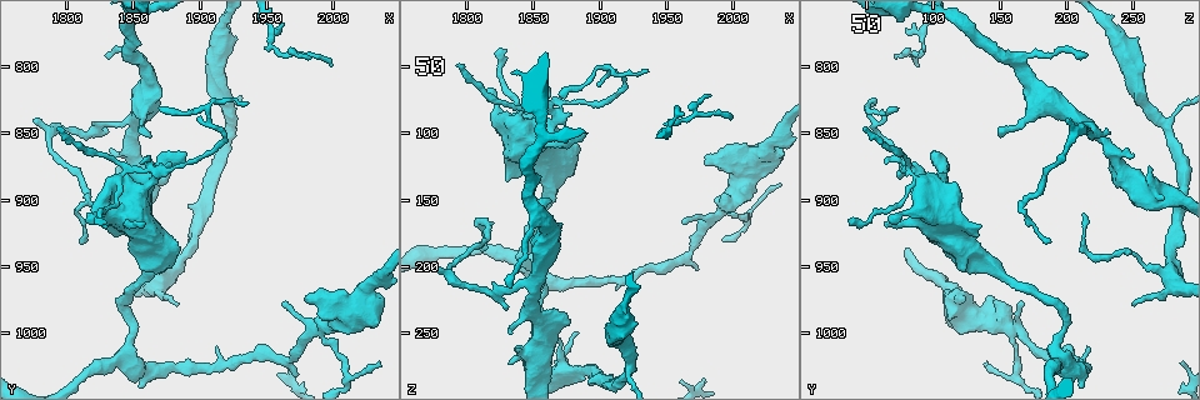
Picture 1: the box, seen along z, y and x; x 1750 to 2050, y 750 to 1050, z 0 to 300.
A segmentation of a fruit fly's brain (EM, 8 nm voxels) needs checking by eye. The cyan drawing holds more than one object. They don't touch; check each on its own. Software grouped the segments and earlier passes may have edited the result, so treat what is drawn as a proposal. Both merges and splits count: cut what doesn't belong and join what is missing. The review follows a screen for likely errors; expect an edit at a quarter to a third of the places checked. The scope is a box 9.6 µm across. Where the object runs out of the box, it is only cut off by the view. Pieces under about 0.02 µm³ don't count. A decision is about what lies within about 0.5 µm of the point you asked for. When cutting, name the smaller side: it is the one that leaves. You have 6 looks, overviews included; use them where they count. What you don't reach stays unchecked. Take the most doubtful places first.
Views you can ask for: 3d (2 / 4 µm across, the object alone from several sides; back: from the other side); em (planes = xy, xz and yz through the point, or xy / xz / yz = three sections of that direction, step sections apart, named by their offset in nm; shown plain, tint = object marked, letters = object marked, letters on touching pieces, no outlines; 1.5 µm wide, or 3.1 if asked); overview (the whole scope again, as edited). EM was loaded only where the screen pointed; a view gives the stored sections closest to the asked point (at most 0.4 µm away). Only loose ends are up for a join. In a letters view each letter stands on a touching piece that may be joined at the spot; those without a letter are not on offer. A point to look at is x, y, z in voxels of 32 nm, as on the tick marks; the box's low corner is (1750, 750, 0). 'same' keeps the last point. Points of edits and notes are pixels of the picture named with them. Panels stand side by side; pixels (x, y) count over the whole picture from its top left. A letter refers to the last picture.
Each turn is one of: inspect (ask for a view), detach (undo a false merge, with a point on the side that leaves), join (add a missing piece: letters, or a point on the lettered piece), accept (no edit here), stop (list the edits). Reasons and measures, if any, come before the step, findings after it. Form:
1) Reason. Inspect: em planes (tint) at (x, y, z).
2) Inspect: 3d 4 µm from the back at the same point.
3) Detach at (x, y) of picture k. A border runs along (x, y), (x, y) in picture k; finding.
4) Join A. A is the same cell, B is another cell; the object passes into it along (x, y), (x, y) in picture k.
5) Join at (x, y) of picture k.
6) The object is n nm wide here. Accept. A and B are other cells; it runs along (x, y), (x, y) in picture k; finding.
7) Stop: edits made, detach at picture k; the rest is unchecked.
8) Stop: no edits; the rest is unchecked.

Branch stops here. Inspect: em xz step 8 (letters) at (1794, 846, 48).

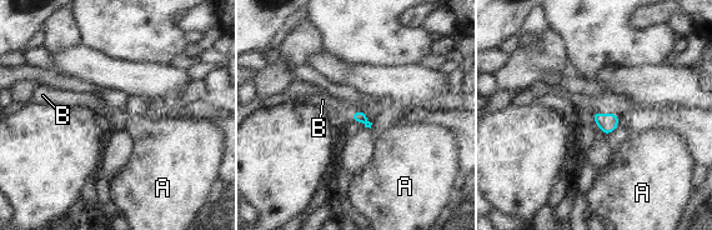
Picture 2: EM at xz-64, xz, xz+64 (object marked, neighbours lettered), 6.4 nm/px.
Join B. B is the same cell, A is another cell; the object passes into it along (361, 116), (352, 115), (322, 100) in picture 2; it goes on there.

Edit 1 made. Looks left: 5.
Branch stops here. Inspect: em yz step 4 (tint) at (1832, 900, 272).

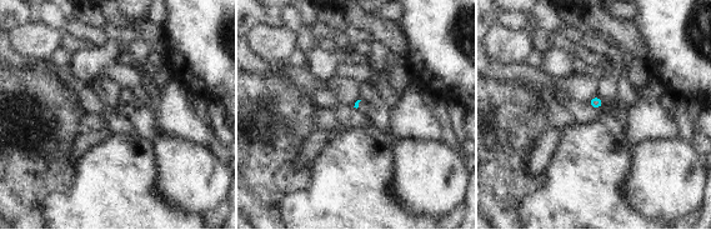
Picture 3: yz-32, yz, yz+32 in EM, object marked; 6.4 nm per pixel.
Another direction. Inspect: em planes (letters) at the same point.

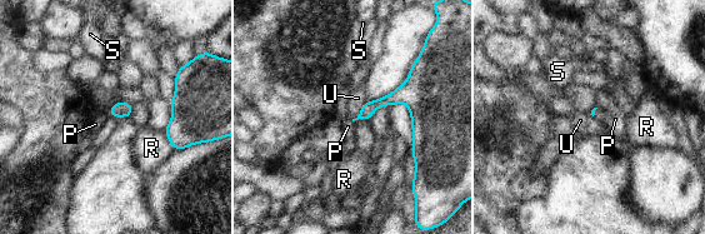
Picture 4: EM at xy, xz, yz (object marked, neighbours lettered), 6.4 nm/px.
Join P. P is the same cell, R, S and U are other cells; the object passes into it along (120, 109), (110, 113), (95, 124) in picture 4; it goes on there.

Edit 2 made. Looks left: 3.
Inspect: overview.

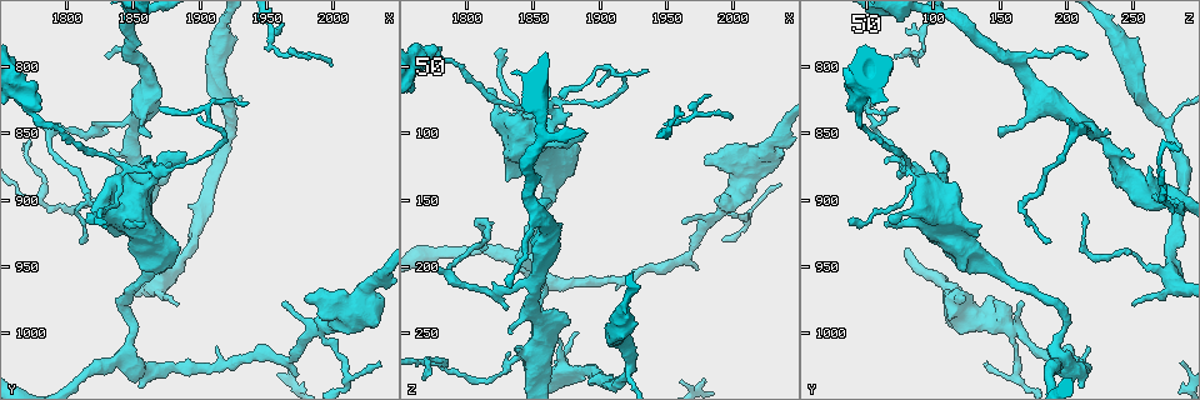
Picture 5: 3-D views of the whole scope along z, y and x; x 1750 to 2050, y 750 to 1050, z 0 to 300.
Branch stops here. Inspect: em planes (tint) at (1776, 840, 202).

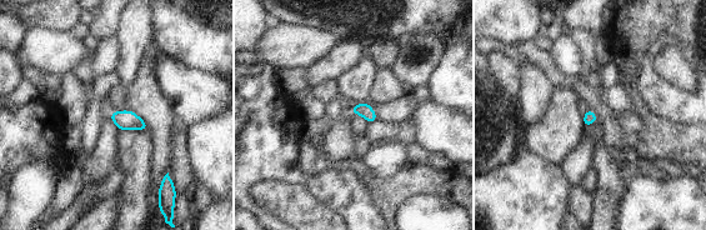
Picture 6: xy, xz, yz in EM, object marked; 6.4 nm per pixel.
Inspect: em planes (letters) at the same point.

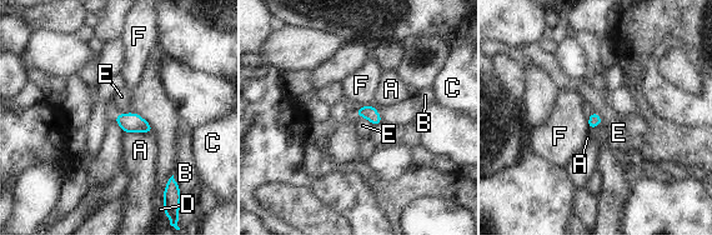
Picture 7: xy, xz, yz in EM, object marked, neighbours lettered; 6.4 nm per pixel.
The object is 80 nm wide here. Accept. A, B, C, D, E and F are other cells; a border runs along (359, 116), (365, 116), (372, 124) in picture 7; none of them fits.

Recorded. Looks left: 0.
Stop: edits made, join at picture 2, join at picture 4; the rest is unchecked.

